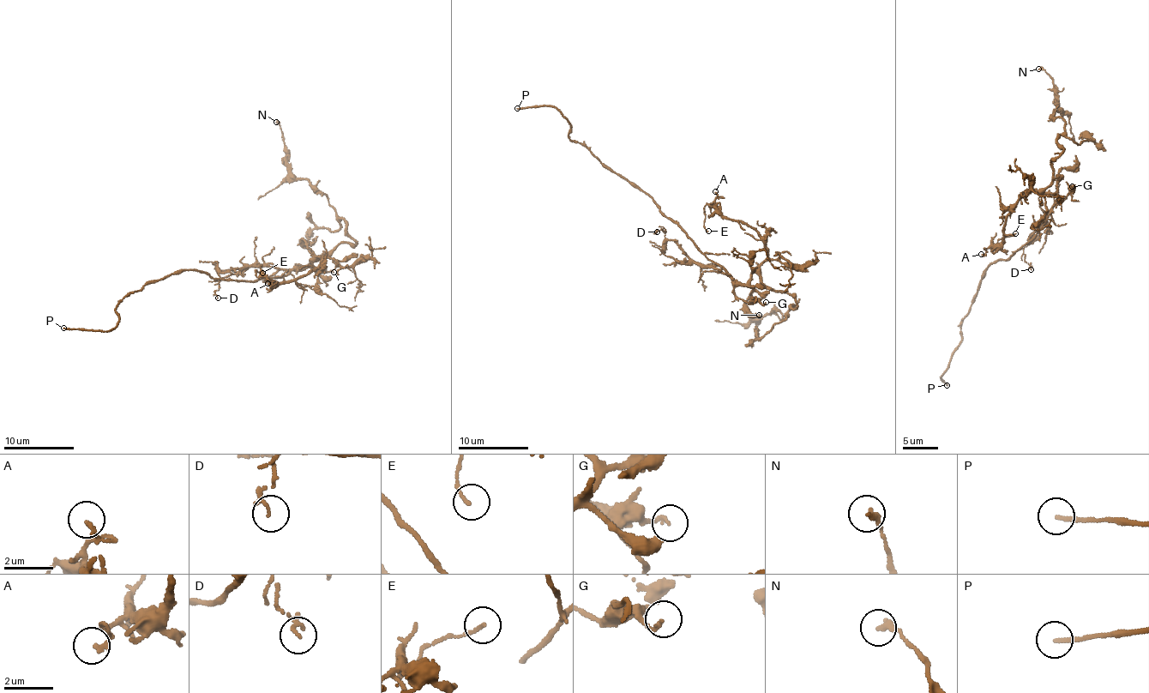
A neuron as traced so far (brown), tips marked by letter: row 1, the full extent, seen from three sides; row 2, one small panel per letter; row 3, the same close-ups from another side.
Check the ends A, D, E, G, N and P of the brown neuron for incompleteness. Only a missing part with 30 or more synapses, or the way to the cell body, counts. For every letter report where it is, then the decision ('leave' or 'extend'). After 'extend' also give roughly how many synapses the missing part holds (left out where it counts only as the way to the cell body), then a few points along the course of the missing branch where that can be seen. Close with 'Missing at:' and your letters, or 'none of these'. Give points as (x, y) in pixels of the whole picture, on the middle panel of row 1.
A: at (715, 191); leave
D: at (657, 232); leave
E: at (708, 231); leave
G: at (766, 302); leave
N: at (759, 315); leave
P: at (517, 108); extend; missing branch runs (517, 108), (474, 111), (474, 114)
Missing at: P

